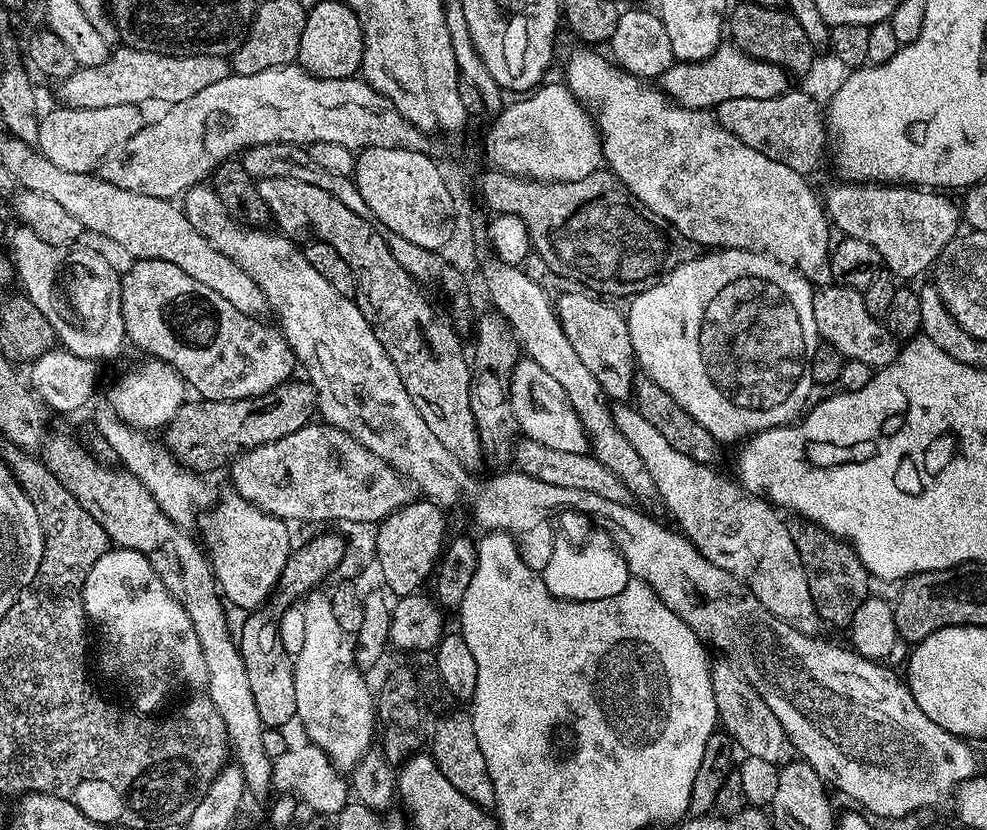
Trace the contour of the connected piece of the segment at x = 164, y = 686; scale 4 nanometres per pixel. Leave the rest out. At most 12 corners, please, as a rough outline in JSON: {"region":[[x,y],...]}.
{"region":[[105,550],[84,614],[113,681],[152,714],[207,685],[186,610],[148,557]]}

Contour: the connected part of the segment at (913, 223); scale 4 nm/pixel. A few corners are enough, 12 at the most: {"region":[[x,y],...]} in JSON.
{"region":[[842,182],[831,227],[920,276],[956,239],[962,212],[916,186]]}

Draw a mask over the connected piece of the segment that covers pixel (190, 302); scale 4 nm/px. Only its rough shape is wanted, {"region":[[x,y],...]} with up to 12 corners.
{"region":[[136,260],[131,347],[205,400],[293,379],[279,327]]}

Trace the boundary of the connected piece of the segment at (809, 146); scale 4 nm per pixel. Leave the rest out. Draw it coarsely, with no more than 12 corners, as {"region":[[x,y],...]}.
{"region":[[802,90],[732,98],[714,114],[744,145],[803,176],[828,135]]}

